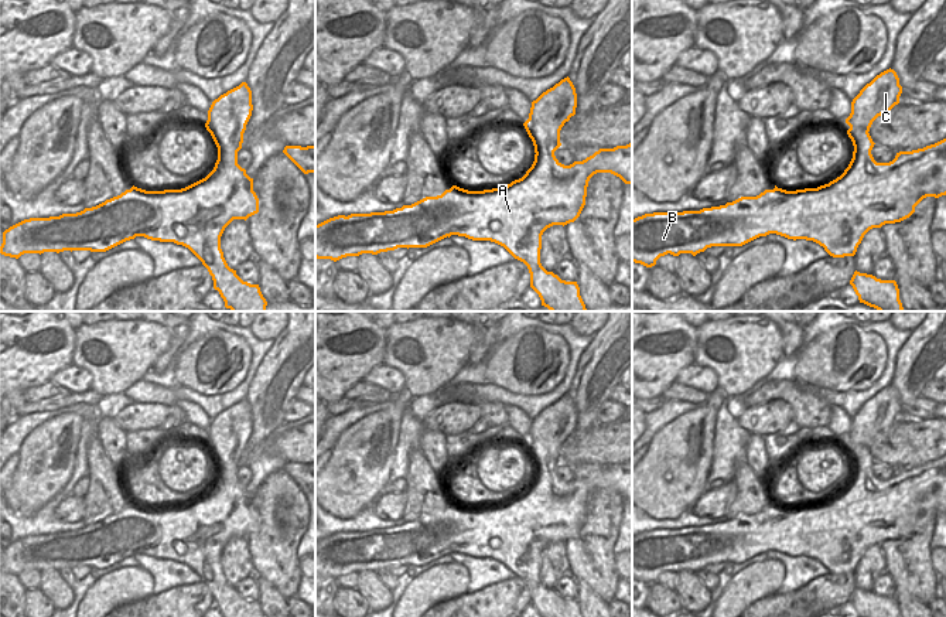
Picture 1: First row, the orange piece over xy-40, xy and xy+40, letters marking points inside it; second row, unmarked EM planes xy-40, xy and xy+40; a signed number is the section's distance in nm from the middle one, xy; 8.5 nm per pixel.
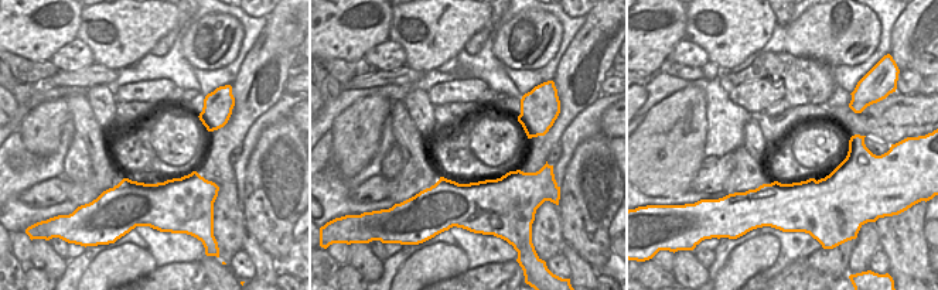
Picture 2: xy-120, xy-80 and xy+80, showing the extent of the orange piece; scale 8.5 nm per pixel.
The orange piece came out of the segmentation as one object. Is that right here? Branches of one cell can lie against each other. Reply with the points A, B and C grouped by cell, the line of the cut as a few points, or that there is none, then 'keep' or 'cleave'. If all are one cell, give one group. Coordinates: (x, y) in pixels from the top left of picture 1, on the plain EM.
groups A B C; cut none; keep

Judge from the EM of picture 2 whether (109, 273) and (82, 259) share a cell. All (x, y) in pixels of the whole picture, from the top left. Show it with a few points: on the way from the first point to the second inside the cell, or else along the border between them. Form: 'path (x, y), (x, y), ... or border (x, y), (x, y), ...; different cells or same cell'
border (119, 246), (101, 251), (81, 275); different cells

